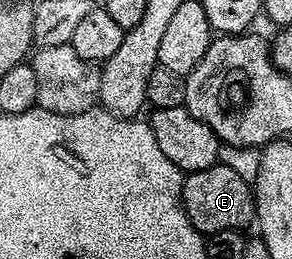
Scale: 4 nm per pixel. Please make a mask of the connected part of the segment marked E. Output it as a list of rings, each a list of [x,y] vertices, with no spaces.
[[[216,163],[213,167],[205,167],[205,171],[193,171],[184,176],[183,209],[189,215],[189,223],[193,223],[195,230],[201,234],[210,235],[230,229],[243,231],[247,224],[255,221],[255,195],[248,181],[237,175],[232,167]]]

